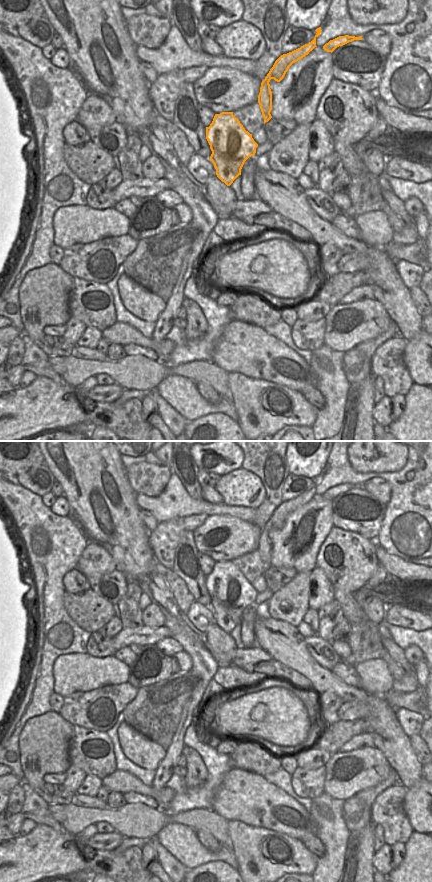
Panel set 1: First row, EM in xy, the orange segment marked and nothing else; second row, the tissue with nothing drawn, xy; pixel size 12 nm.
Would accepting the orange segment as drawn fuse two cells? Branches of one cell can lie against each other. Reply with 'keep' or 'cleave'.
cleave

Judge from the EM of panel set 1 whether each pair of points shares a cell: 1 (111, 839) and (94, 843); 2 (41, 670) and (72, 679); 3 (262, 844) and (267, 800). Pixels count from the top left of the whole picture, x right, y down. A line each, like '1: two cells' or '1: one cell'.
1: one cell
2: two cells
3: two cells

